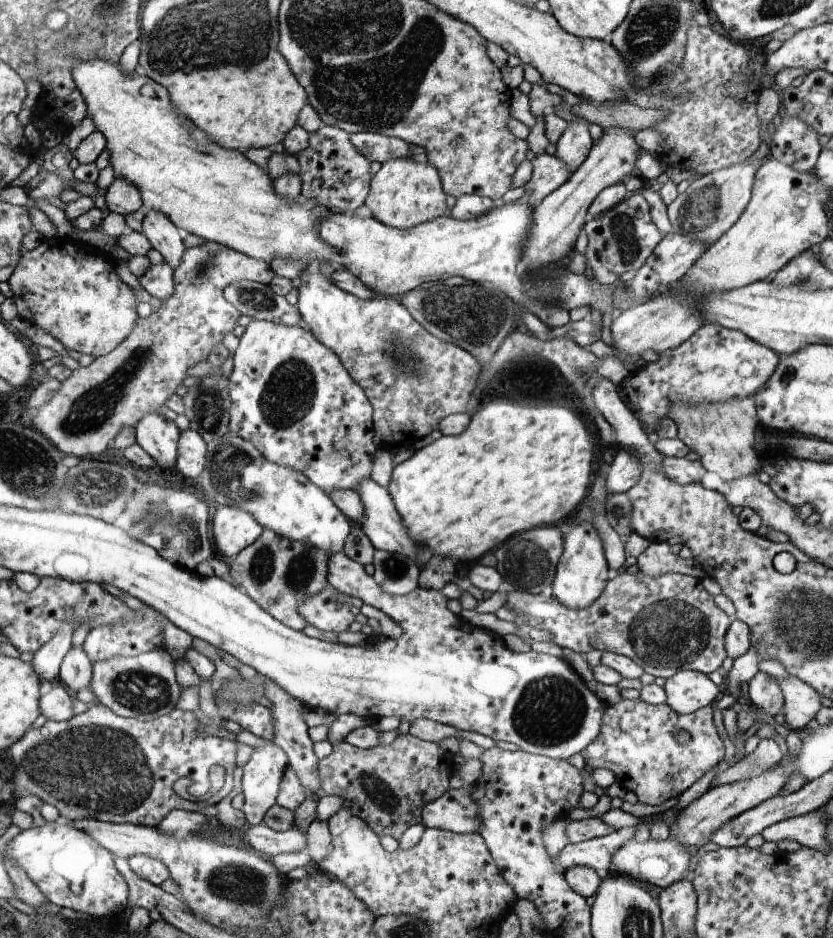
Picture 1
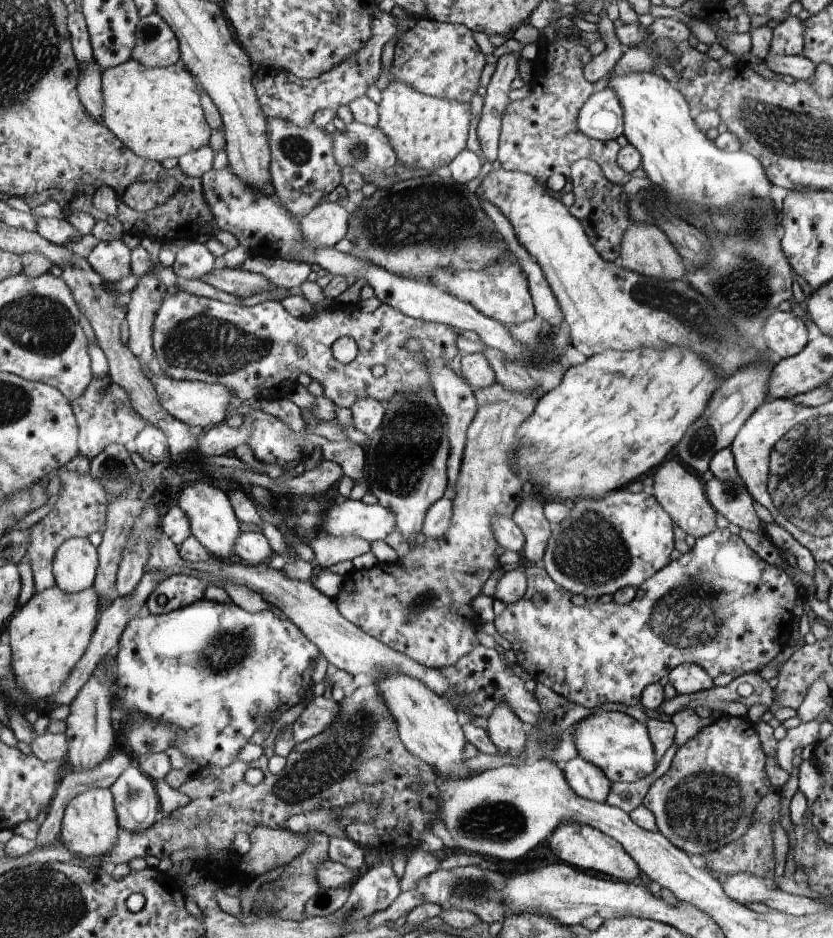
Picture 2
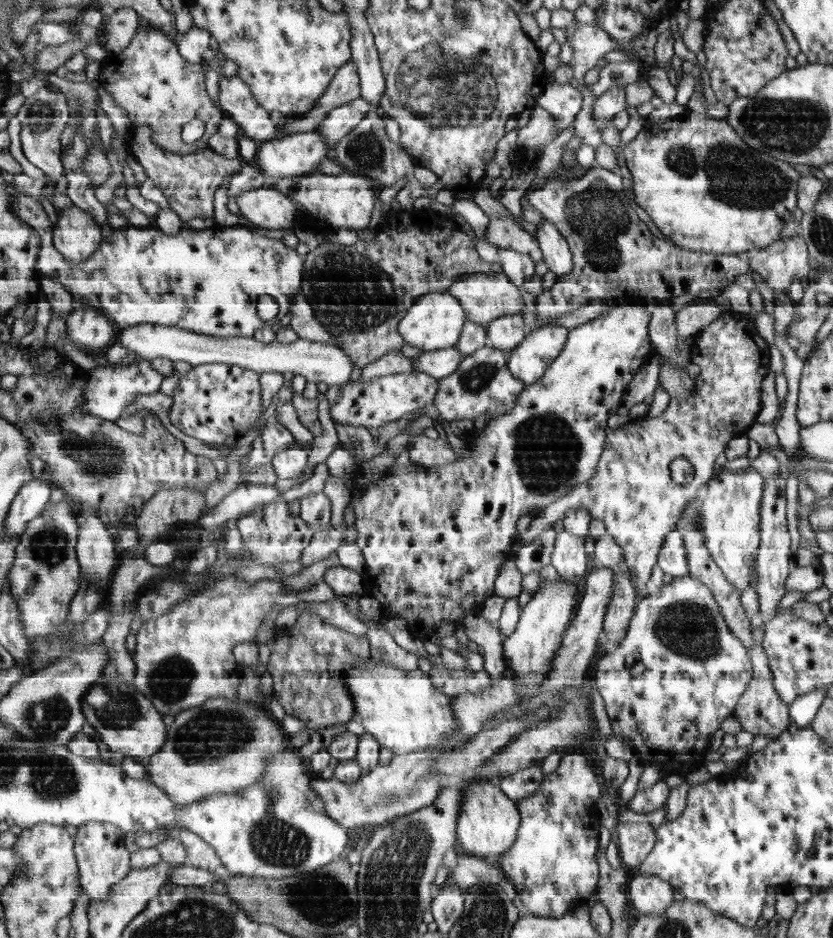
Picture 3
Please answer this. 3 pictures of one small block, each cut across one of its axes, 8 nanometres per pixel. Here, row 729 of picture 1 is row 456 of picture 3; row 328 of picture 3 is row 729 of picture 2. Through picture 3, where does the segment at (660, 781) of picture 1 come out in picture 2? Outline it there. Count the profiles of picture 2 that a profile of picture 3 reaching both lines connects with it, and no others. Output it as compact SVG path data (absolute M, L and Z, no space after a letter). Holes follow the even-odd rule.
M721 716L677 750L671 768L649 786L643 806L653 814L659 834L665 836L665 840L669 840L675 848L683 850L687 856L709 854L711 850L723 848L725 844L741 838L749 830L749 824L755 822L757 802L761 802L761 798L765 798L767 790L773 786L763 772L763 768L771 766L773 762L763 754L761 742L757 738L757 722L747 716Z

